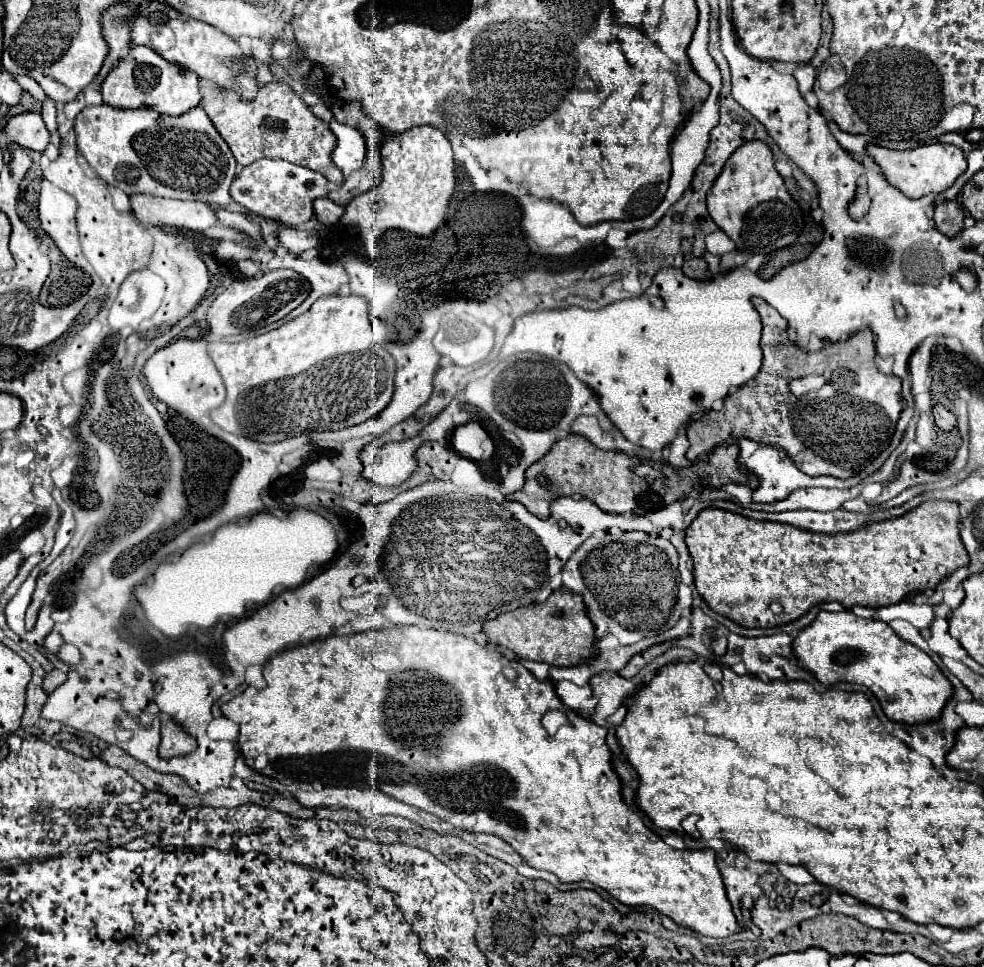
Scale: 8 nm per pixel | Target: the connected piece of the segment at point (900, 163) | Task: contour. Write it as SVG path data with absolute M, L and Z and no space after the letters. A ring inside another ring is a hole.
M934 143L932 145L922 145L914 149L888 149L888 147L878 147L878 145L868 145L868 155L874 159L874 163L882 169L882 175L886 181L900 189L906 197L910 199L920 199L928 193L940 193L948 189L964 171L966 171L966 157L964 151L956 145L948 143Z

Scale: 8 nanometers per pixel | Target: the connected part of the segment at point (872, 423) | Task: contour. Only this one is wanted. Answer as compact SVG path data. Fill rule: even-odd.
M754 297L752 305L762 317L760 347L764 351L764 363L754 379L726 397L724 411L710 411L686 427L690 441L686 457L694 461L728 437L748 437L764 445L782 447L806 475L834 475L842 479L856 475L888 447L900 411L904 409L900 379L880 373L874 365L872 331L864 329L844 343L830 345L830 357L816 355L812 359L812 373L830 373L830 381L814 391L814 397L794 397L788 389L792 369L780 357L784 349L792 349L788 345L786 321L760 297Z

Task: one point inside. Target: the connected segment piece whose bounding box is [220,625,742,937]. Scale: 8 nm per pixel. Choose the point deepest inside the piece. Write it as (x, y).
(359, 711)

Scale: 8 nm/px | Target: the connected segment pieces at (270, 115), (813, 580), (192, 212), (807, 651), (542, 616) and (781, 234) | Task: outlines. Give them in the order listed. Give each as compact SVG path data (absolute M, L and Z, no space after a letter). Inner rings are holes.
M272 81L264 85L254 101L238 99L234 93L224 89L220 91L214 85L202 85L200 93L200 107L206 111L216 131L228 143L232 155L240 165L248 165L260 157L286 159L290 163L322 173L328 181L336 185L344 181L342 171L330 159L336 145L334 133L328 129L324 121L314 117L306 103L300 103L302 99L296 93L292 93L292 89L286 83Z
M946 499L924 501L902 517L870 523L856 531L836 535L808 533L806 529L796 529L794 525L784 523L752 521L738 513L706 507L686 529L686 545L694 561L694 585L712 611L742 627L778 627L798 619L812 605L826 601L838 601L846 609L854 605L878 609L900 603L908 595L936 589L952 571L968 565L958 523L958 503ZM774 601L782 605L780 615L768 611Z
M134 195L130 197L132 211L144 223L164 223L172 227L192 229L204 233L206 229L216 225L216 211L206 203L196 201L172 201L172 199L158 199L148 195Z
M820 611L808 627L798 631L792 653L822 685L846 681L868 687L880 701L884 715L898 723L912 725L938 719L952 695L952 685L924 651L902 641L884 621L854 617L850 611Z
M554 591L544 603L536 603L512 613L498 615L492 621L486 621L482 631L488 635L488 641L494 645L508 647L520 659L542 661L548 665L570 667L592 657L594 653L594 625L586 615L586 607L580 595Z
M746 141L732 153L708 191L706 201L714 223L736 243L738 251L748 255L768 255L792 245L804 227L802 211L786 191L784 179L774 167L772 151L762 141Z

